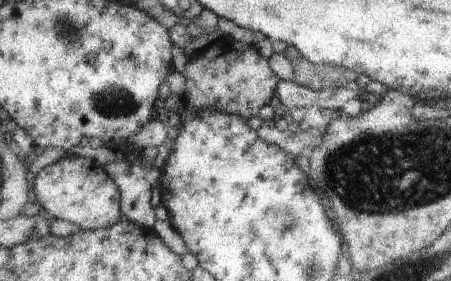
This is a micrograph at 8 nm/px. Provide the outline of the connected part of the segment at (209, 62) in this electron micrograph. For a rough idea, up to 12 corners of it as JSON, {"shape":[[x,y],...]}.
{"shape":[[223,36],[185,64],[190,108],[260,116],[281,78]]}

